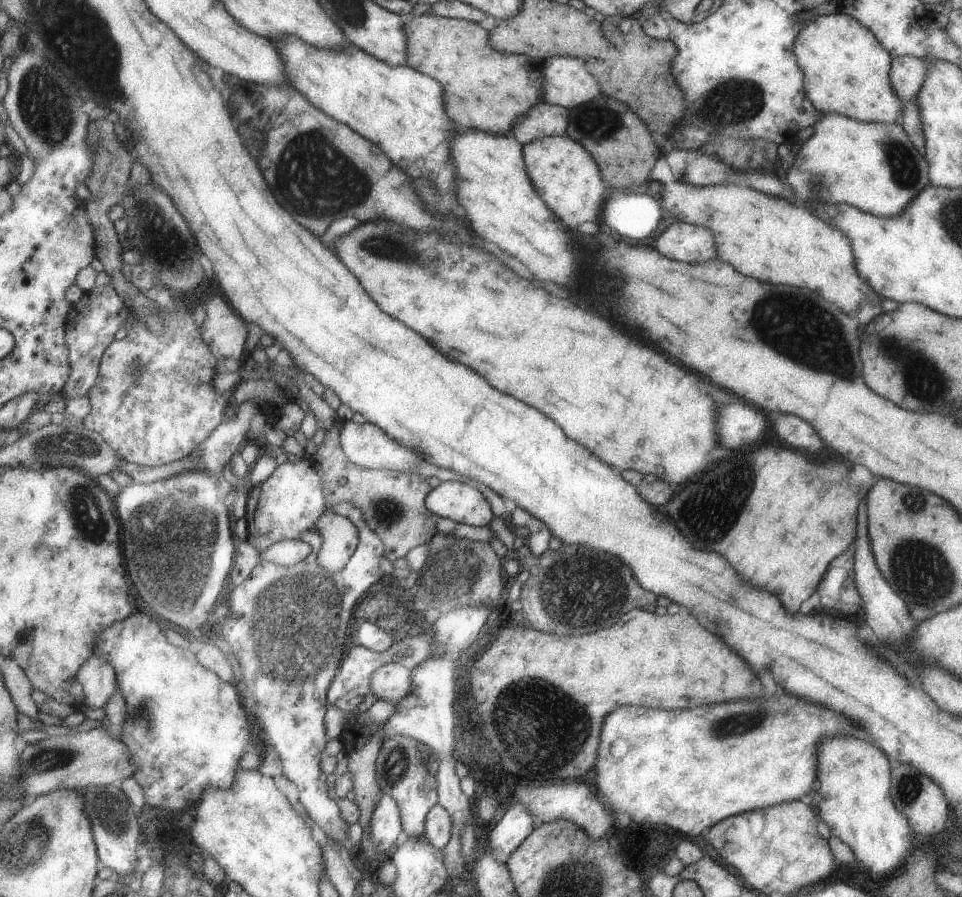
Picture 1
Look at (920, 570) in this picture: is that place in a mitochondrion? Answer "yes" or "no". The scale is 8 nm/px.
yes

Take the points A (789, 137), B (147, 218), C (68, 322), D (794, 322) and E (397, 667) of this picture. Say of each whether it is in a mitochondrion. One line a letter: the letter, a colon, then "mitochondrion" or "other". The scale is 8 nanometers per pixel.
A: other
B: mitochondrion
C: other
D: mitochondrion
E: other

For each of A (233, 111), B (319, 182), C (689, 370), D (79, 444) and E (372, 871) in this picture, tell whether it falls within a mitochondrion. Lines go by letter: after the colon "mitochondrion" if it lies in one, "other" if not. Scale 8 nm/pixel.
A: other
B: mitochondrion
C: other
D: mitochondrion
E: other

